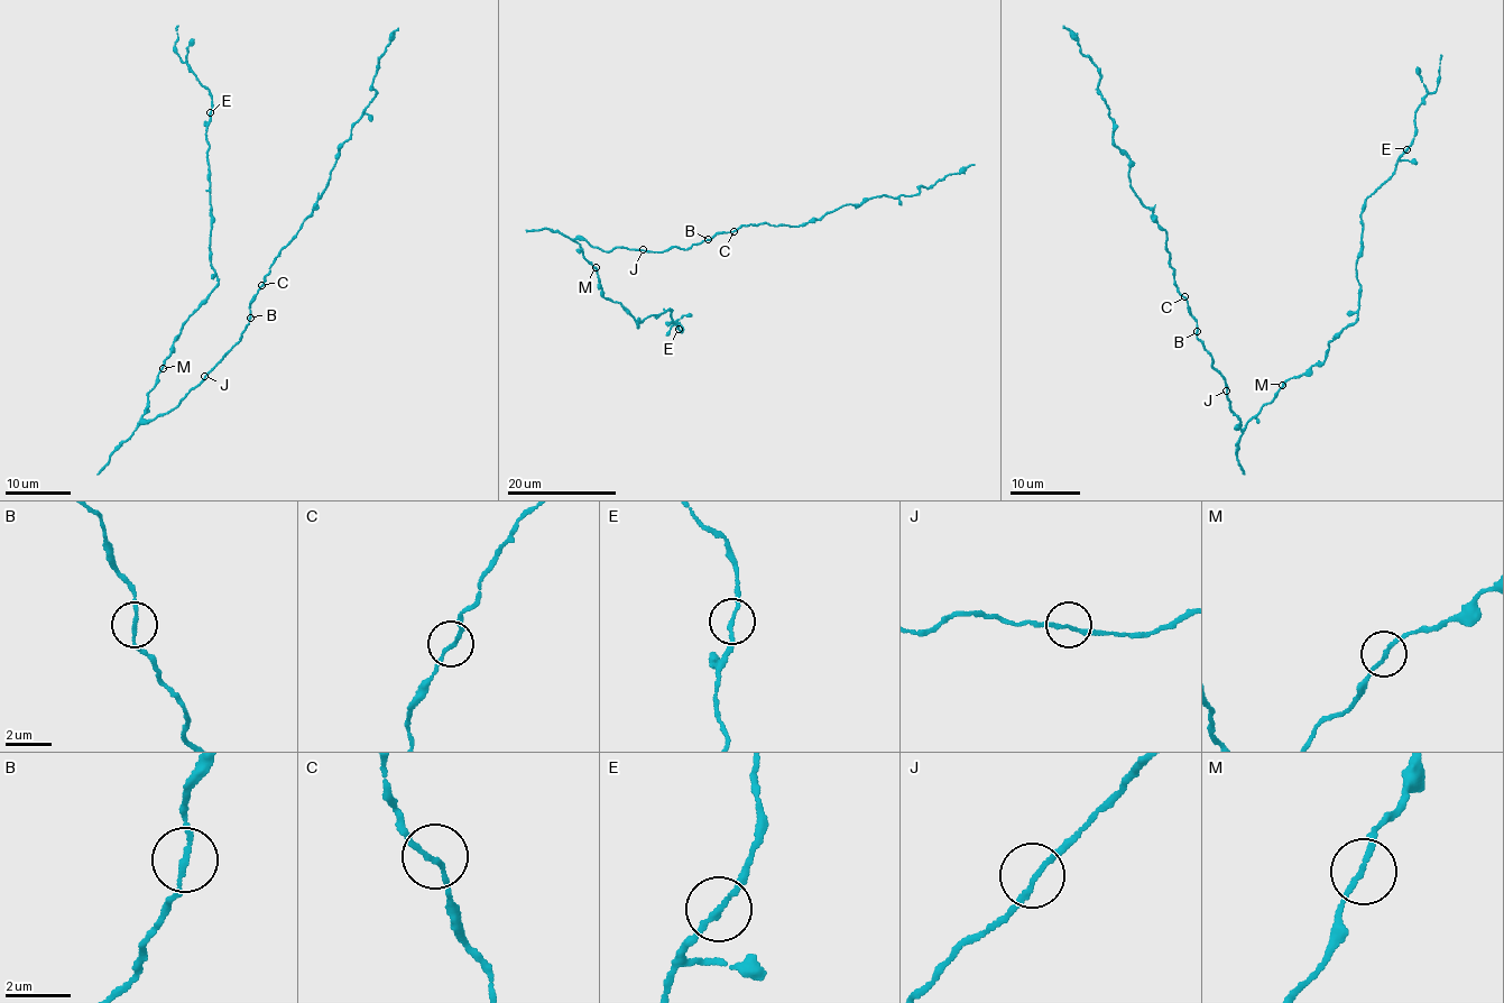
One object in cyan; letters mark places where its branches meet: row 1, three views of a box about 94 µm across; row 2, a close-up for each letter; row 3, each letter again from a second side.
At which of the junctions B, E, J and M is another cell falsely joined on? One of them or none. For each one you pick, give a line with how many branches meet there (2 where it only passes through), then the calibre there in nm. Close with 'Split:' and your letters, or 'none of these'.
B: 2 branches meet; 140 nm thick
Split: B

